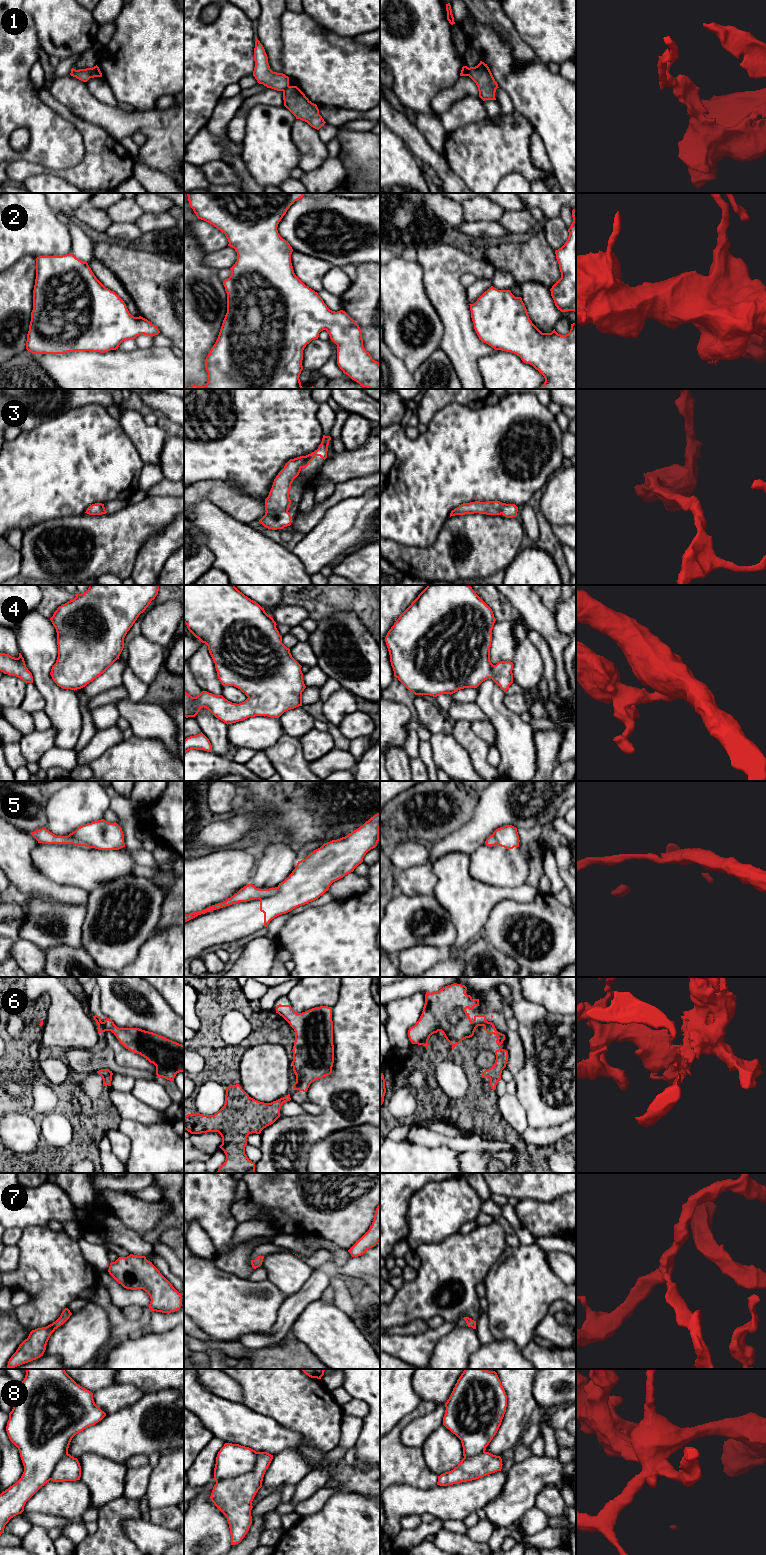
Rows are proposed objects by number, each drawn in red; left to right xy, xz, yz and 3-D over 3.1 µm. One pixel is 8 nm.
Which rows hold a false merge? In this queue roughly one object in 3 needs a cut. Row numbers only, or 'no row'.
1, 5, 6, 8

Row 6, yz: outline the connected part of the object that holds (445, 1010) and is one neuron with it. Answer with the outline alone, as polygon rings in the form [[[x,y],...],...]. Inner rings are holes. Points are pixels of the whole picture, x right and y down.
[[[454,983],[437,992],[426,992],[422,1014],[408,1030],[411,1043],[428,1049],[430,1036],[441,1031],[454,1050],[462,1040],[472,1037],[478,1026],[493,1024],[480,1014],[471,1020],[466,1009],[479,1006],[479,999],[467,995],[466,990],[465,985]]]

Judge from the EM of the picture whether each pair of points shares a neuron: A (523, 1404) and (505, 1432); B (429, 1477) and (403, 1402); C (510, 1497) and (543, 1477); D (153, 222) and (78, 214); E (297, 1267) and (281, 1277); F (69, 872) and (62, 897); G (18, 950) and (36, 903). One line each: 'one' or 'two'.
A: one
B: two
C: one
D: one
E: one
F: two
G: two

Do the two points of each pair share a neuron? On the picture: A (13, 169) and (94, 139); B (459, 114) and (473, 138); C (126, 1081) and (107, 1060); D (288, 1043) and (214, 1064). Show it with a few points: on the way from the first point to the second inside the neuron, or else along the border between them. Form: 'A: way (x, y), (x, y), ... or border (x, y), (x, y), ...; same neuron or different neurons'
A: way (37, 169), (53, 172), (77, 172), (86, 163); same neuron
B: border (487, 117), (461, 125), (447, 134); different neurons
C: border (113, 1072), (127, 1074), (134, 1080); different neurons
D: way (270, 1036), (254, 1037), (232, 1055); same neuron

